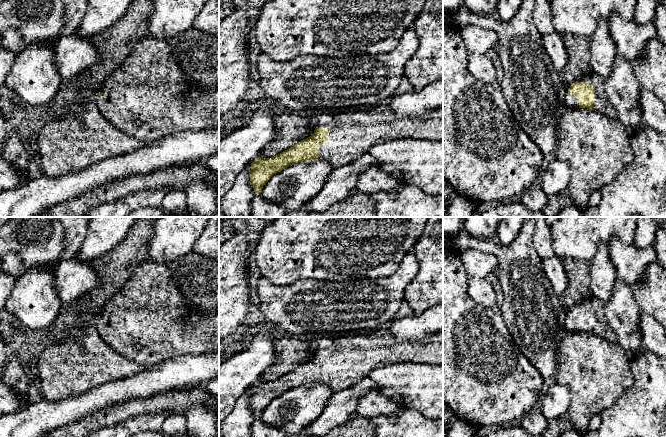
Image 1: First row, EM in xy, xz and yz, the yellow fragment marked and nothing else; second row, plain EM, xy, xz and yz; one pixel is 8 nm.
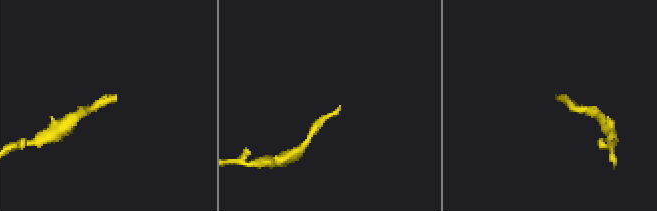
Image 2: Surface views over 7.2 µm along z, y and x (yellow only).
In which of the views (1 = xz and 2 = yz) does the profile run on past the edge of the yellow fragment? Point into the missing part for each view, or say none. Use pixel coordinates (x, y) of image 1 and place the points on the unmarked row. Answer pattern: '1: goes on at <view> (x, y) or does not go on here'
1: goes on at xz (351, 358)
2: goes on at yz (602, 329)

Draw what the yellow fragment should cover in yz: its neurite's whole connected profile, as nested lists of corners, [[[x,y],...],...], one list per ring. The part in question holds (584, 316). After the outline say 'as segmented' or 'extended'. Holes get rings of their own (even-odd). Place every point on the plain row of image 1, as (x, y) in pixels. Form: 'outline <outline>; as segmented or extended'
outline [[[594,296],[582,301],[567,312],[564,330],[568,332],[587,332],[611,343],[617,342],[617,335],[606,318],[605,302]]]; extended

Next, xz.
outline [[[383,326],[368,333],[321,338],[310,361],[274,381],[255,383],[250,407],[257,420],[274,398],[289,390],[322,384],[338,392],[377,368],[407,362],[443,366],[443,332],[410,341],[395,337]]]; extended

